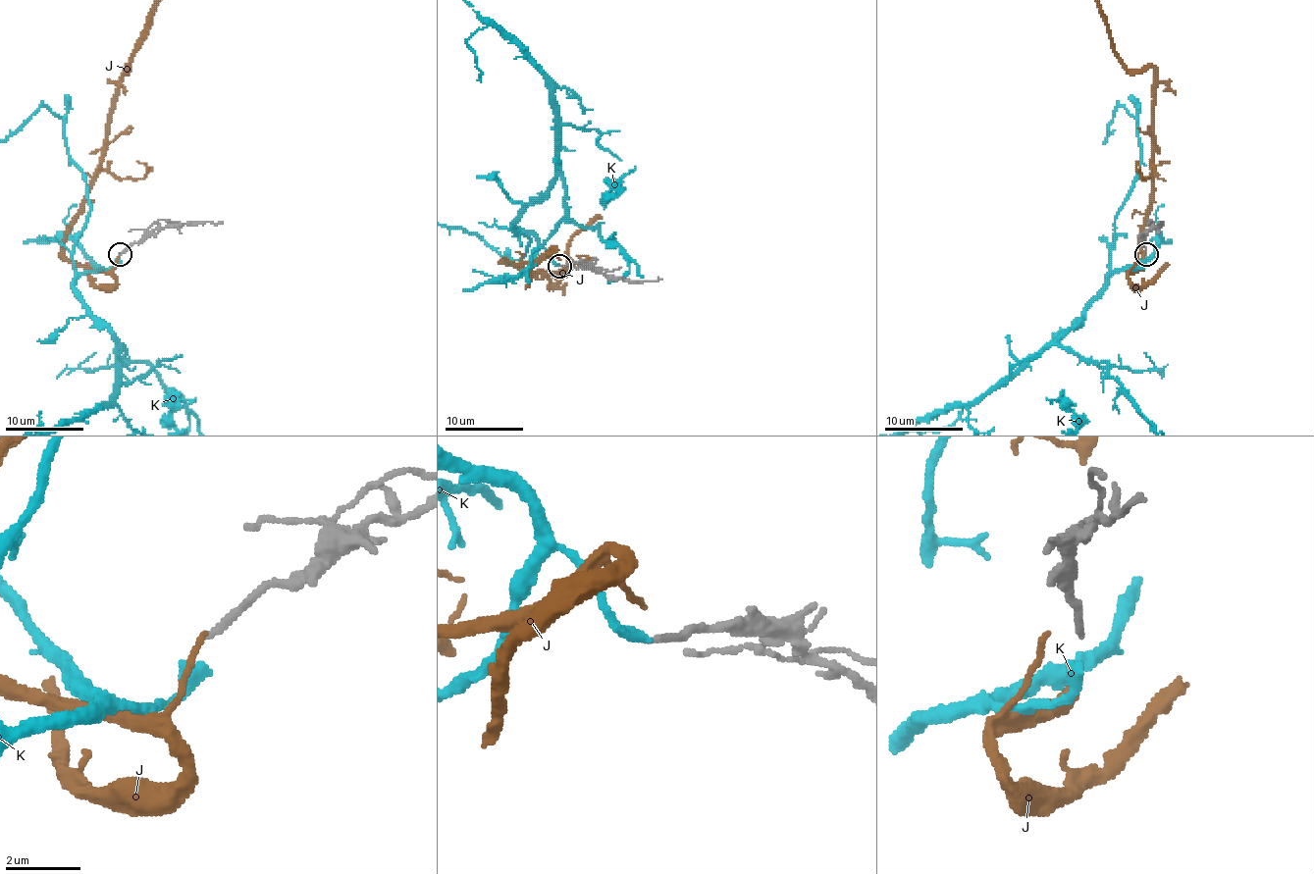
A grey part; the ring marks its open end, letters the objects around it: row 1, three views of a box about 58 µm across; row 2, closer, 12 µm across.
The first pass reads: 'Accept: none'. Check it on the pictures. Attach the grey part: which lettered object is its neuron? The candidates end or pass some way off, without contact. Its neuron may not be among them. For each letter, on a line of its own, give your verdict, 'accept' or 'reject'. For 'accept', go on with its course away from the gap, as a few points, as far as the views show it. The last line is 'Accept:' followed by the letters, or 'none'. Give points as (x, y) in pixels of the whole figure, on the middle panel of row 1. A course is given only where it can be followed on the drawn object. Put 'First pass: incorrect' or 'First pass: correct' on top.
First pass: correct
J: reject
K: reject
Accept: none

